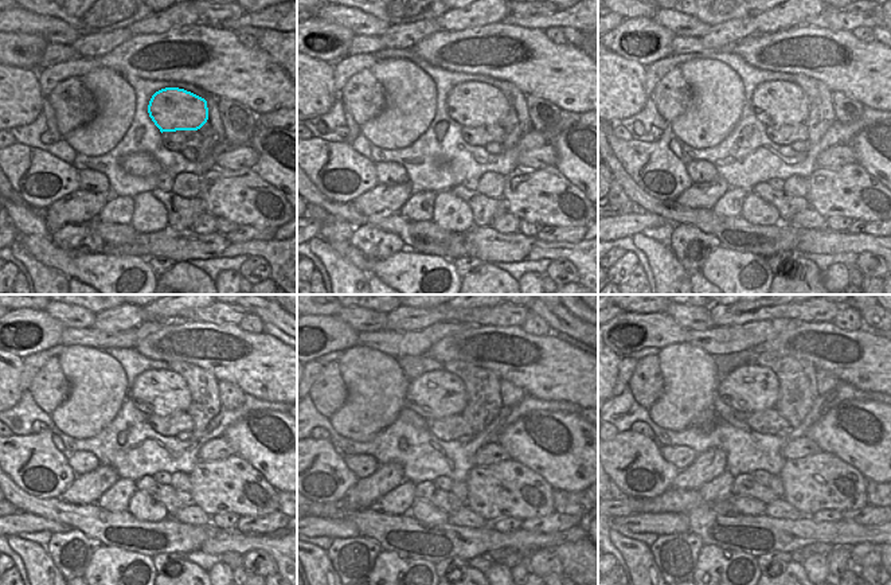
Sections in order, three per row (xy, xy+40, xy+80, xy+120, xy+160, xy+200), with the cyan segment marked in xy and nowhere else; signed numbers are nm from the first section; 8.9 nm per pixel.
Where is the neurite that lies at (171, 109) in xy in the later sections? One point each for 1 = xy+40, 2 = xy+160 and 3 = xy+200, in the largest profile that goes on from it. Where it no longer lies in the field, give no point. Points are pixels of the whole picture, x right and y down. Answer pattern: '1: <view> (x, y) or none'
1: xy+40 (473, 104)
2: xy+160 (449, 387)
3: xy+200 (750, 387)

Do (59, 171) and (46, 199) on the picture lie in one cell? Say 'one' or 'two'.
one

